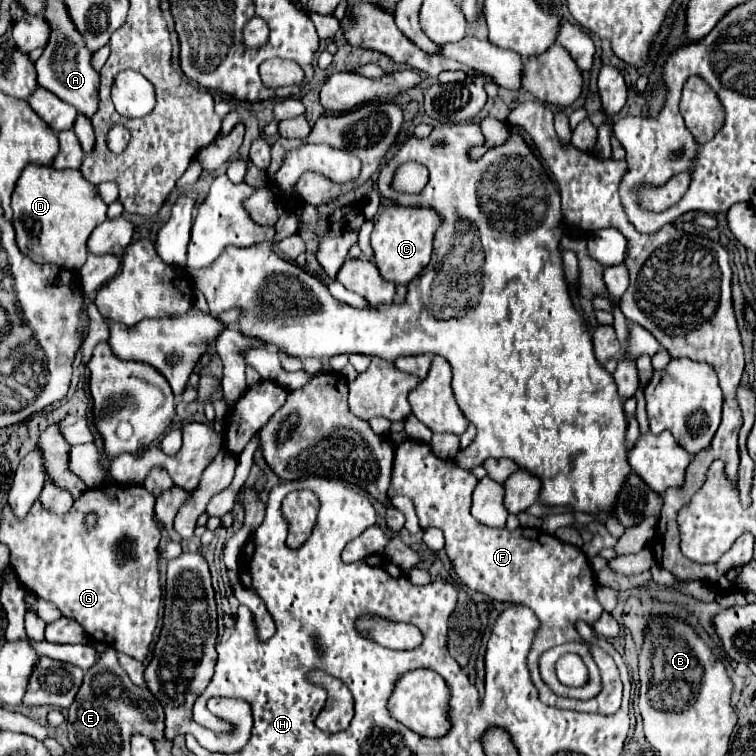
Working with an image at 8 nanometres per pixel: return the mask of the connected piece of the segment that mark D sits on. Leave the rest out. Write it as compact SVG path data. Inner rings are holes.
M27 166L23 170L11 198L13 206L13 226L17 232L17 246L19 250L39 264L55 264L59 268L81 270L87 258L87 238L91 236L93 228L107 218L107 204L99 198L97 186L87 182L79 170L55 170L51 166Z

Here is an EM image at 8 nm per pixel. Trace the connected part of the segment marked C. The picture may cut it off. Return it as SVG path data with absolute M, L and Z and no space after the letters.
M395 204L383 208L371 232L371 248L381 276L393 284L409 284L429 264L433 234L439 224L441 218L431 208L405 208Z

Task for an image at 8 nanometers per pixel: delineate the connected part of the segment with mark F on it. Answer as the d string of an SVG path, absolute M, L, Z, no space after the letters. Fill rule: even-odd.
M405 440L395 450L393 478L391 478L389 492L405 494L413 500L419 526L423 530L427 528L443 530L447 556L451 558L453 568L465 586L489 596L491 600L529 606L537 614L537 618L543 622L543 632L539 632L539 638L535 638L535 646L527 660L529 660L533 682L539 690L539 698L545 704L555 708L569 708L575 712L615 714L621 706L623 686L621 686L619 670L613 658L603 650L593 650L593 658L603 674L601 676L603 690L593 700L583 702L583 700L557 696L551 692L551 688L541 680L537 672L539 658L543 652L547 652L553 646L569 642L569 636L579 636L573 626L577 620L585 620L587 624L593 624L603 612L603 606L599 604L595 594L597 582L595 582L595 574L589 566L587 556L579 548L565 544L543 530L521 528L521 530L509 532L501 528L483 526L479 520L471 516L471 494L477 482L479 480L469 470L455 466L453 460L437 458L431 452L429 444L417 442L417 440Z

